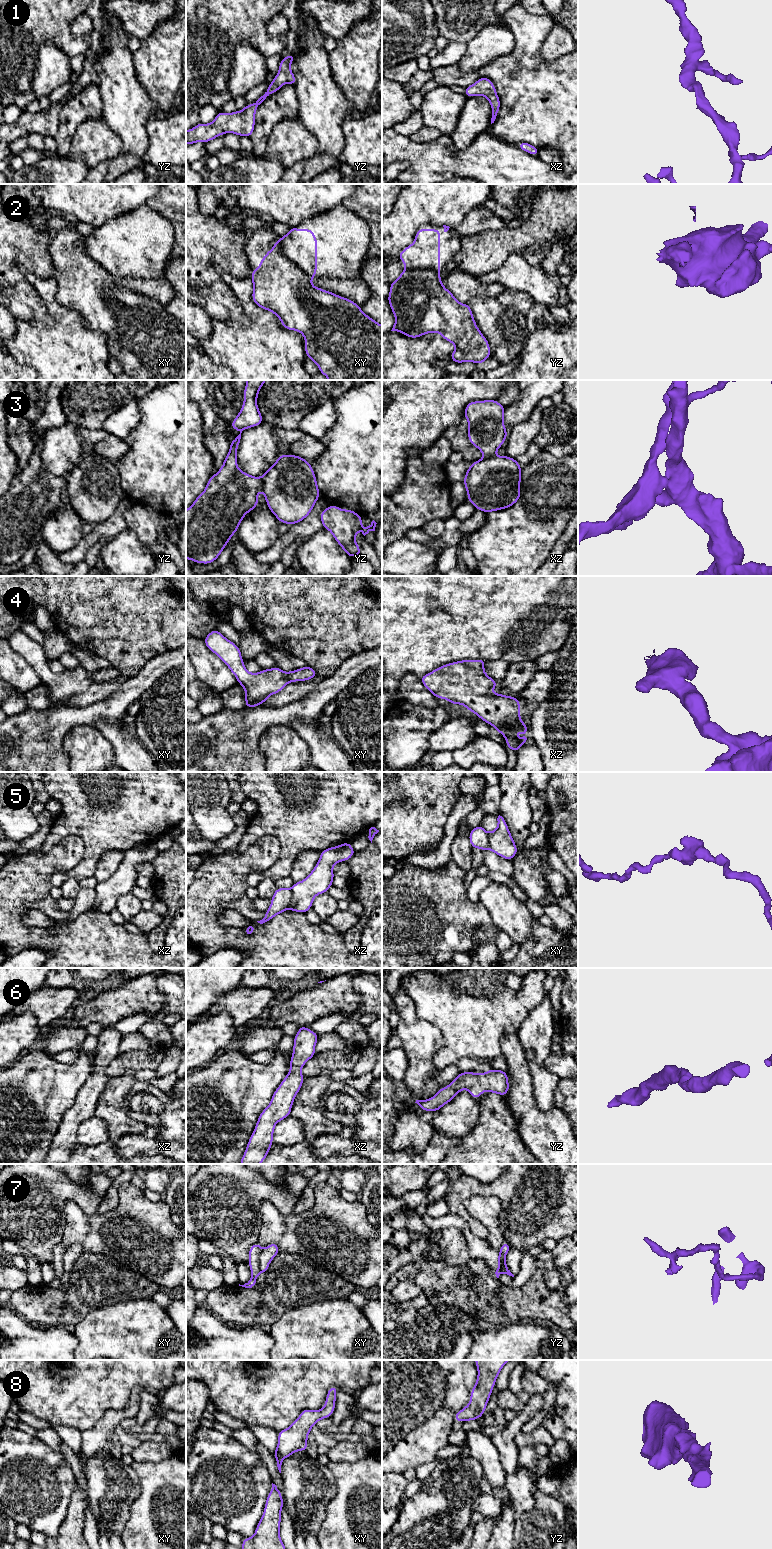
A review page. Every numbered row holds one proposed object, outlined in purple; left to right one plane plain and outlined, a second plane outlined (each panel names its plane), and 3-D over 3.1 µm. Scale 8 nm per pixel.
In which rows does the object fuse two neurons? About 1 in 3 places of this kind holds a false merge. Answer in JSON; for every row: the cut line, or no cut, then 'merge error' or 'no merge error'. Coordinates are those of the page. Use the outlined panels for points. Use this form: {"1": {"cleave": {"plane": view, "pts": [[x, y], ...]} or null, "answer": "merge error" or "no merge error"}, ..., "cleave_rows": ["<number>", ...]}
{"1": {"cleave": null, "answer": "no merge error"}, "2": {"cleave": {"plane": "xy", "pts": [[275, 247], [311, 278]]}, "answer": "merge error"}, "3": {"cleave": {"plane": "yz", "pts": [[262, 477], [262, 487], [260, 489]]}, "answer": "merge error"}, "4": {"cleave": null, "answer": "no merge error"}, "5": {"cleave": {"plane": "xz", "pts": [[291, 889], [291, 900], [288, 908]]}, "answer": "merge error"}, "6": {"cleave": null, "answer": "no merge error"}, "7": {"cleave": {"plane": "xy", "pts": [[262, 1249], [259, 1255], [260, 1272]]}, "answer": "merge error"}, "8": {"cleave": null, "answer": "no merge error"}, "cleave_rows": ["2", "3", "5", "7"]}

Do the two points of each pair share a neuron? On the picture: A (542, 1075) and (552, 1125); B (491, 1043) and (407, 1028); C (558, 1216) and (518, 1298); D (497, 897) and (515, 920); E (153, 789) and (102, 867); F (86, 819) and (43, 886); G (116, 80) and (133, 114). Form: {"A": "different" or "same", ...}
{"A": "different", "B": "different", "C": "different", "D": "same", "E": "different", "F": "different", "G": "same"}

